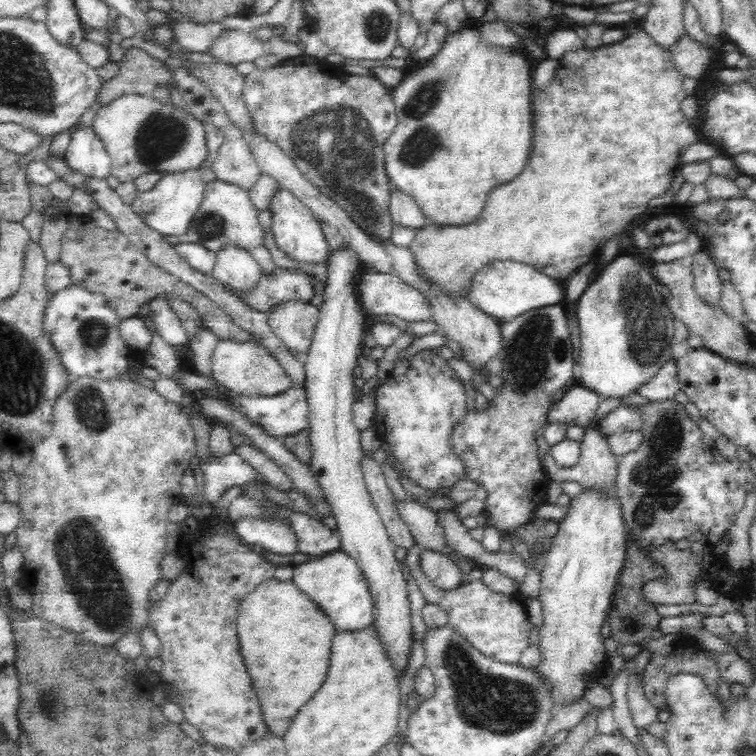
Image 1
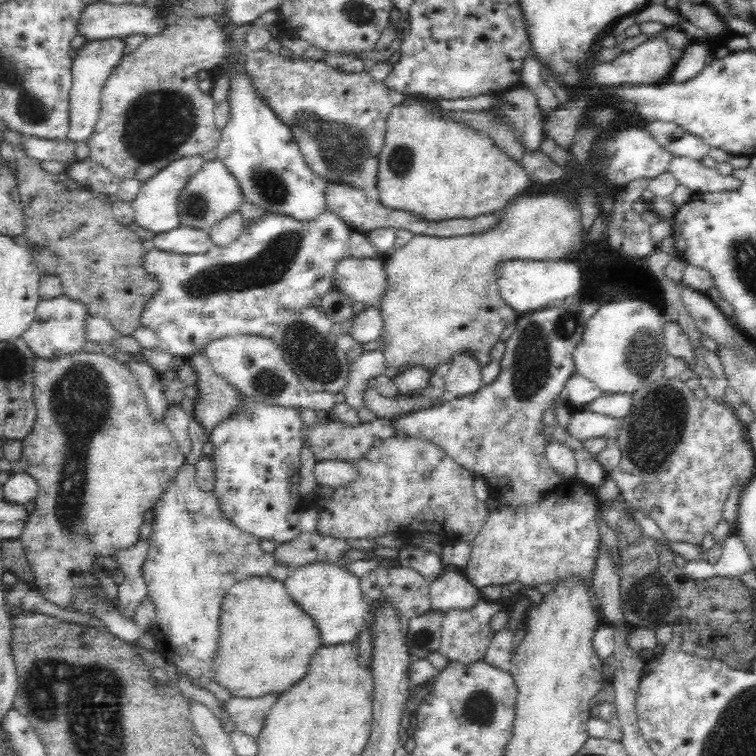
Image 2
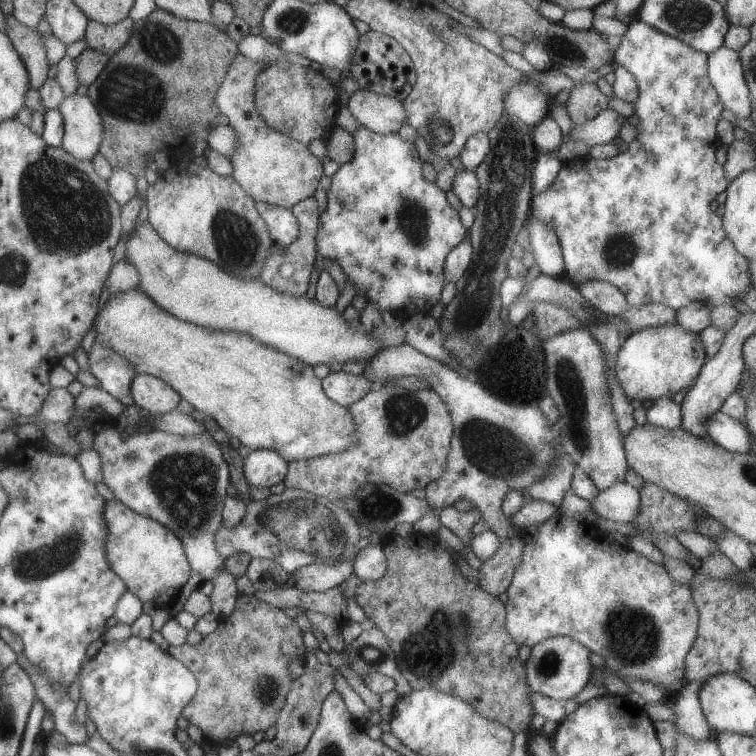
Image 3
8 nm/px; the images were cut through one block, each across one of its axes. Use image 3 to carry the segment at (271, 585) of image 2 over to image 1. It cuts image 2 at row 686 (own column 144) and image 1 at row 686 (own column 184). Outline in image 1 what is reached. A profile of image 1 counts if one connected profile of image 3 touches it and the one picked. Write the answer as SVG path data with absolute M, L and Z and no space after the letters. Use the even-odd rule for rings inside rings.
M272 577L240 600L237 631L240 654L248 666L263 719L269 732L282 737L298 710L326 680L336 627L292 579L281 581Z

